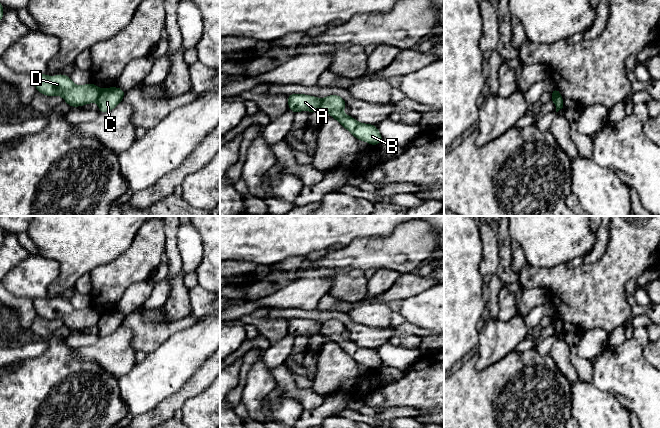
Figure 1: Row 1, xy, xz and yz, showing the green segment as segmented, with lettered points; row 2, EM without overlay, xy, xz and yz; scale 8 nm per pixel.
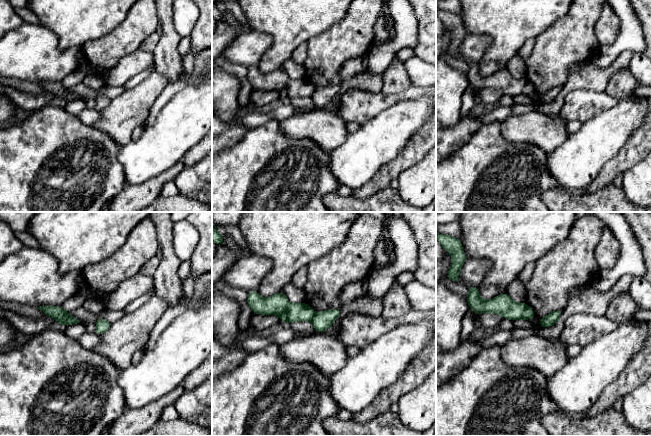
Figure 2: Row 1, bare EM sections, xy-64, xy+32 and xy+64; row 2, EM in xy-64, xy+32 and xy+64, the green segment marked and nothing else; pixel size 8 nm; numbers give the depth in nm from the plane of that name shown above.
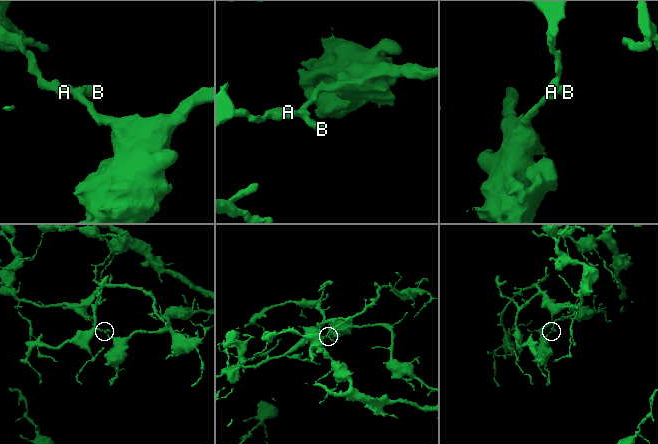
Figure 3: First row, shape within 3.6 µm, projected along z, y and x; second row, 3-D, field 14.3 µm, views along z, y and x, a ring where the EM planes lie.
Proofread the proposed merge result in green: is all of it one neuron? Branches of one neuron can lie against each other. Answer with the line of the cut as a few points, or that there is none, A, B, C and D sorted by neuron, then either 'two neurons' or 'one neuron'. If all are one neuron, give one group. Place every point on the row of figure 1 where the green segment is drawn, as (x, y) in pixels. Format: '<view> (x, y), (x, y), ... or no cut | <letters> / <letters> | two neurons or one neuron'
xy (101, 90), (96, 100) | A D / B C | two neurons

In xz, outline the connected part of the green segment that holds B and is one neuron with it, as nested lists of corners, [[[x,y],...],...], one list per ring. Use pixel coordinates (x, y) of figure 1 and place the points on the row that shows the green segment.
[[[329,95],[321,100],[320,110],[330,114],[342,126],[344,126],[358,140],[377,145],[383,141],[376,125],[362,124],[349,115],[345,115],[342,110],[347,106],[345,100],[338,95]]]

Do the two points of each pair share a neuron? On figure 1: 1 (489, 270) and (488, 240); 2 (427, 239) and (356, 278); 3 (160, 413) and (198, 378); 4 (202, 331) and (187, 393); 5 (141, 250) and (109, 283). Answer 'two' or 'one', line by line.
1: one
2: two
3: one
4: two
5: one

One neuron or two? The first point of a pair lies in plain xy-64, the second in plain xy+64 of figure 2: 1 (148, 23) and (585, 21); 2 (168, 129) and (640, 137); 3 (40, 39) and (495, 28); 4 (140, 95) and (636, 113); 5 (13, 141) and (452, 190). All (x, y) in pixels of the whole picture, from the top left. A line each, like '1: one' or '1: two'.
1: one
2: two
3: two
4: two
5: one

